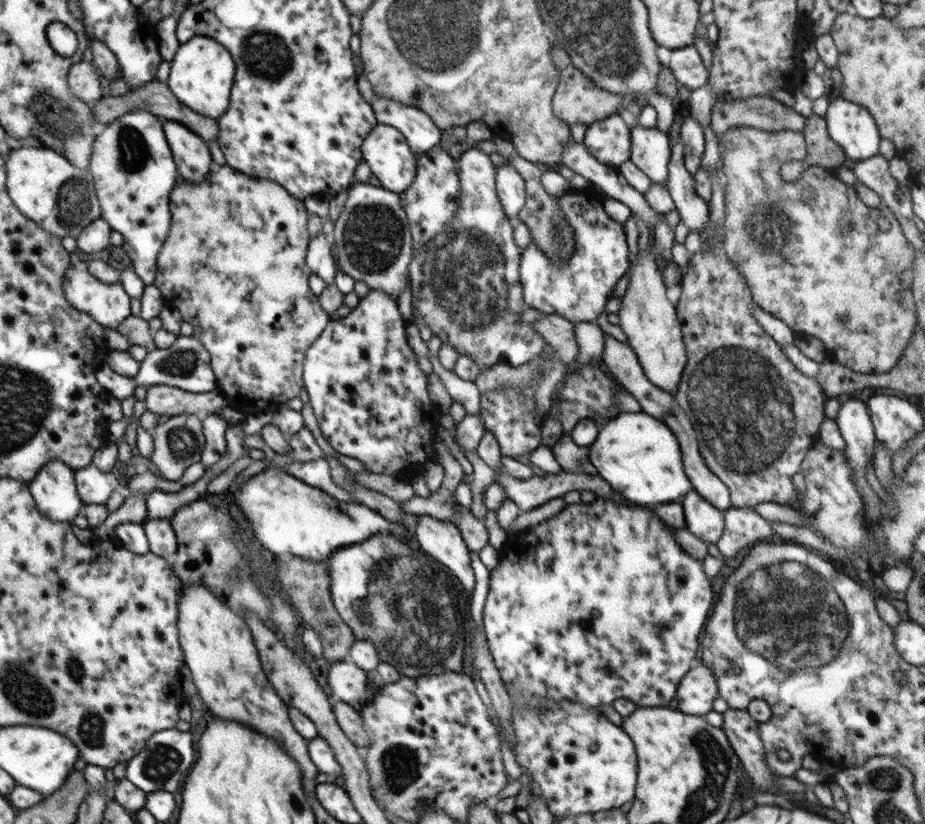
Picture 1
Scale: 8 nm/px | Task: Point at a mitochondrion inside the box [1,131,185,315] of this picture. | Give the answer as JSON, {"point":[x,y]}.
{"point":[72,205]}

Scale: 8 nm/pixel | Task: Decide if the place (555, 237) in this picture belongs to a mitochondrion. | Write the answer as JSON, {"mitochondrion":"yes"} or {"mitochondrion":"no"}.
{"mitochondrion":"yes"}

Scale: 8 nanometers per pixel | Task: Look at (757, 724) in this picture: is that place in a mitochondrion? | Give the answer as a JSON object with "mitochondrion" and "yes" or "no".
{"mitochondrion":"no"}

